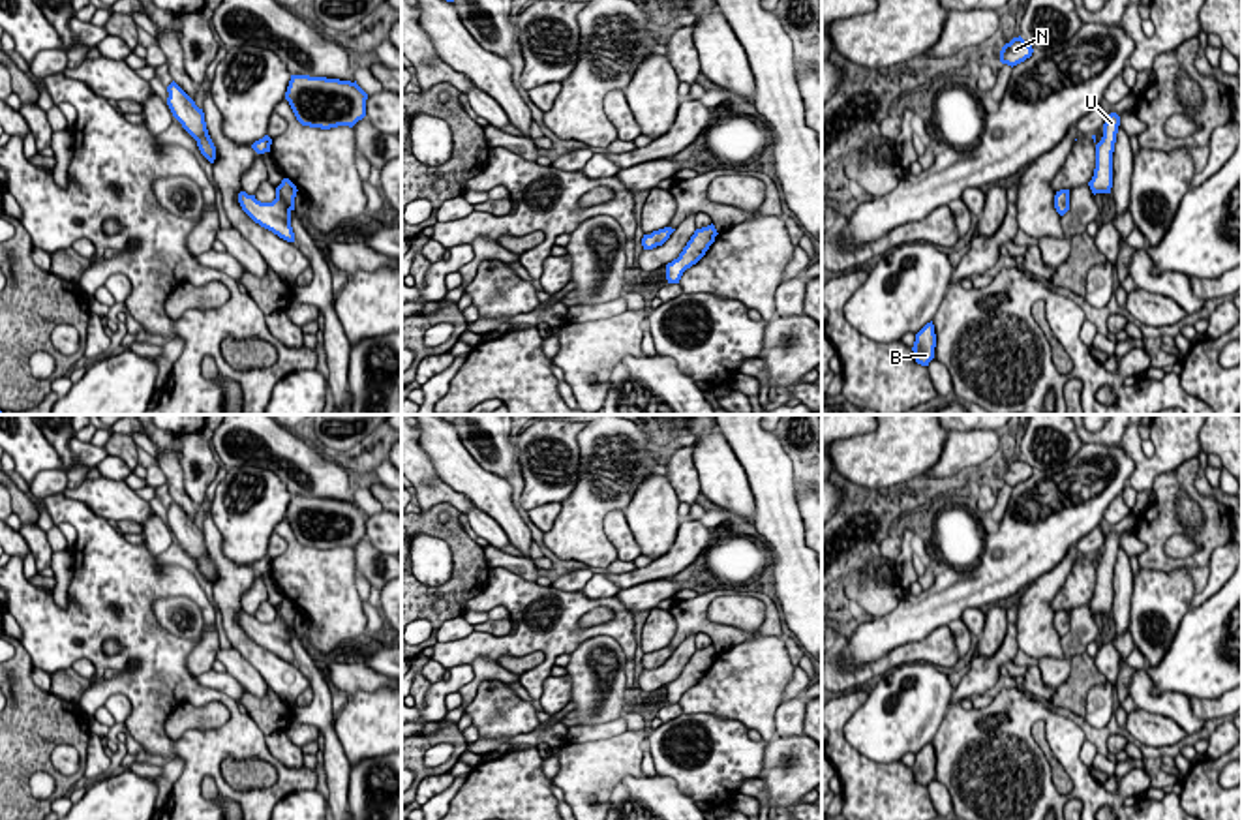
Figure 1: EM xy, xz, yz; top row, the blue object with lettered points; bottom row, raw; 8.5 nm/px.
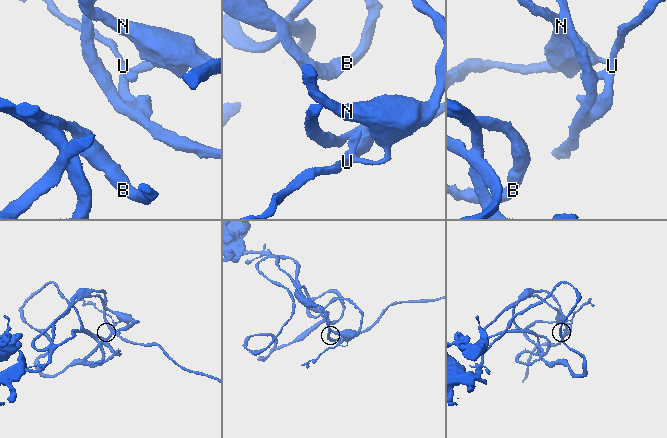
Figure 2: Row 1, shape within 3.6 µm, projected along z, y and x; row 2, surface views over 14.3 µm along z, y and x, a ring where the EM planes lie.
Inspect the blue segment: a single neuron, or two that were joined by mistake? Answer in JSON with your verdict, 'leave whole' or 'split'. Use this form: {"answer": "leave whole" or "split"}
{"answer": "leave whole"}

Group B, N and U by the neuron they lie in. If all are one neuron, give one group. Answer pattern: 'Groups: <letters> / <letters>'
Groups: B N U

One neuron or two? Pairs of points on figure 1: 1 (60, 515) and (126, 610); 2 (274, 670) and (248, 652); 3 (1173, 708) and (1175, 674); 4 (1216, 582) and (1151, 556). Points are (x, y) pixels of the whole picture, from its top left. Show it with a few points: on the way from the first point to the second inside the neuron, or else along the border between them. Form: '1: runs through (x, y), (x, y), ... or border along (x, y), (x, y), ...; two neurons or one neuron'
1: runs through (87, 530), (98, 541), (113, 584); one neuron
2: runs through (269, 665), (254, 653); one neuron
3: border along (1145, 670), (1156, 695), (1182, 693), (1188, 698); two neurons
4: border along (1222, 545), (1212, 552), (1207, 565); two neurons

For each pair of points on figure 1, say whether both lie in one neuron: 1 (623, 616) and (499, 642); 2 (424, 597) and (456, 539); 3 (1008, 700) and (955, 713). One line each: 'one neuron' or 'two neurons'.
1: one neuron
2: one neuron
3: one neuron

